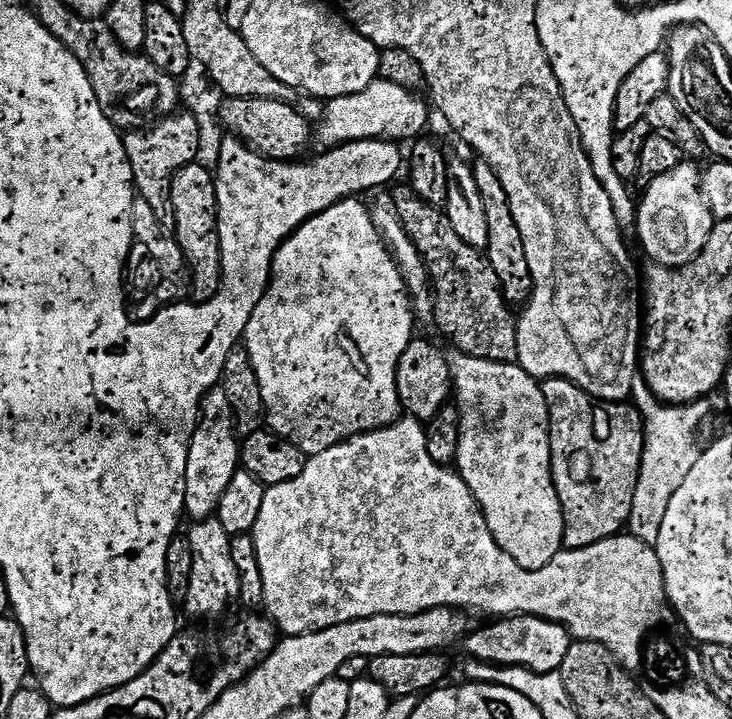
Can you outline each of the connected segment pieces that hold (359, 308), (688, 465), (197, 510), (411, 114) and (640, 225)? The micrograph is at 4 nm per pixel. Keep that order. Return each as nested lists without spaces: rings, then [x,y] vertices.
[[[359,199],[339,200],[322,214],[310,218],[291,236],[285,240],[284,245],[276,251],[272,259],[272,278],[268,281],[268,288],[264,291],[263,298],[258,302],[254,314],[250,314],[250,322],[244,331],[242,347],[250,354],[250,362],[254,366],[254,374],[258,374],[258,386],[262,390],[264,403],[263,419],[267,427],[288,440],[294,446],[304,451],[304,455],[317,456],[322,450],[330,450],[330,446],[338,446],[342,441],[351,436],[360,436],[364,432],[373,432],[385,428],[401,419],[402,409],[398,398],[398,362],[414,339],[412,320],[414,321],[414,305],[404,286],[404,275],[400,272],[391,252],[388,251],[380,229],[374,226],[372,214],[367,203],[359,204]]]
[[[644,384],[634,387],[632,400],[644,420],[644,448],[638,485],[635,486],[634,501],[626,526],[629,535],[655,547],[670,501],[701,454],[697,433],[710,414],[710,402],[703,400],[688,405],[665,404]]]
[[[217,386],[204,395],[200,403],[200,422],[197,424],[192,441],[188,447],[186,458],[186,502],[184,511],[189,521],[213,519],[222,502],[222,494],[226,494],[226,486],[230,486],[230,478],[241,467],[241,441],[238,439],[230,398],[226,398],[223,387]]]
[[[378,78],[370,82],[366,90],[358,90],[358,94],[327,101],[324,104],[324,117],[319,120],[314,132],[315,139],[318,144],[320,140],[321,149],[324,150],[338,148],[354,140],[415,141],[427,126],[430,113],[429,105],[422,97],[402,86],[394,86],[394,82]]]
[[[682,162],[674,170],[670,170],[666,174],[662,174],[660,177],[658,177],[657,180],[651,181],[651,183],[647,185],[648,189],[645,190],[644,197],[641,195],[638,200],[634,232],[637,232],[637,234],[640,235],[640,244],[642,247],[644,247],[644,250],[648,254],[649,258],[652,259],[652,262],[655,265],[658,265],[661,268],[685,268],[685,266],[688,265],[690,262],[694,262],[698,258],[698,254],[706,246],[706,242],[710,238],[710,234],[712,233],[714,227],[712,212],[706,206],[703,194],[700,193],[700,178],[702,175],[701,169],[699,167],[696,169],[695,166],[692,164],[695,163]]]

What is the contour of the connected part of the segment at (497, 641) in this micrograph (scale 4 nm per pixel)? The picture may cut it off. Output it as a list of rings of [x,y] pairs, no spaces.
[[[510,616],[496,618],[491,621],[489,628],[469,631],[463,641],[462,648],[469,652],[473,661],[482,664],[501,664],[504,668],[525,668],[531,672],[559,672],[562,662],[566,662],[566,654],[574,643],[572,635],[562,624],[543,620],[537,616]]]

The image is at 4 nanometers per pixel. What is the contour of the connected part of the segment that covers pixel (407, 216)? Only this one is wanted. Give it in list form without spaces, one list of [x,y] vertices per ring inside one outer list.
[[[404,186],[400,193],[395,193],[396,210],[400,225],[414,242],[414,246],[428,265],[430,291],[434,297],[434,321],[440,332],[453,345],[455,351],[466,356],[482,358],[499,364],[515,364],[518,358],[518,338],[516,337],[516,321],[513,309],[504,301],[504,295],[498,282],[498,274],[494,274],[494,266],[490,266],[487,255],[481,249],[471,248],[458,234],[454,234],[454,226],[450,226],[447,215],[437,205],[427,204],[420,199],[411,187]]]

